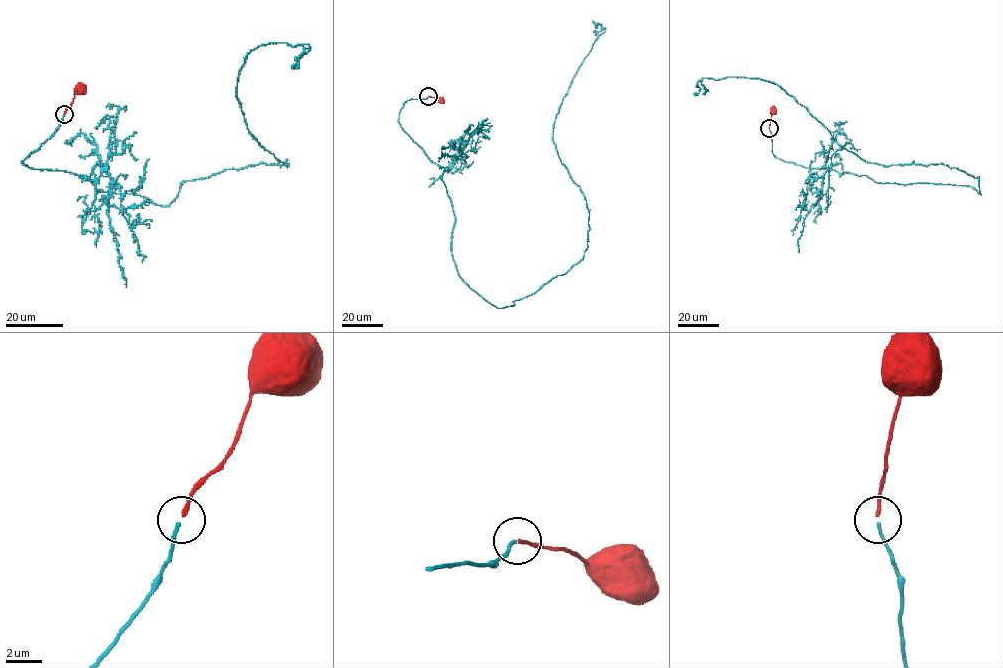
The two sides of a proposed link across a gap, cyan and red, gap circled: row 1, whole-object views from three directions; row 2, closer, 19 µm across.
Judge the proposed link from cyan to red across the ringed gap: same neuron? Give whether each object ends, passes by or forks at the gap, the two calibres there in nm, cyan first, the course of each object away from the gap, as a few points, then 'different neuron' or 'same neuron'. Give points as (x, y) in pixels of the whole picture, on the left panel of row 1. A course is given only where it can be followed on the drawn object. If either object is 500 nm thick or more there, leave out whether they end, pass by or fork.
cyan ends; red ends; calibres 180 and 200 nm; course cyan (64, 115), (24, 164), (167, 206), (182, 181), (287, 167), (236, 84), (262, 44), (308, 43), (291, 67); course red (64, 114), (74, 96), (82, 90); same neuron

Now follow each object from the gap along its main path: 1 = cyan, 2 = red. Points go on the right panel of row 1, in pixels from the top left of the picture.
1: (769, 129), (784, 161), (981, 194), (978, 176), (942, 163), (868, 162), (773, 82), (704, 77), (695, 94)
2: (769, 128), (772, 111)

